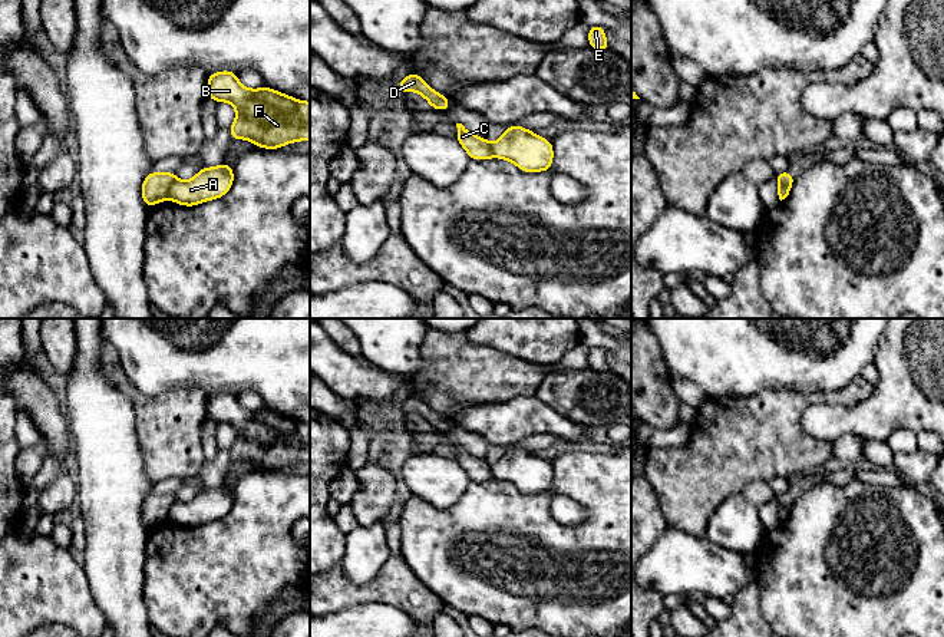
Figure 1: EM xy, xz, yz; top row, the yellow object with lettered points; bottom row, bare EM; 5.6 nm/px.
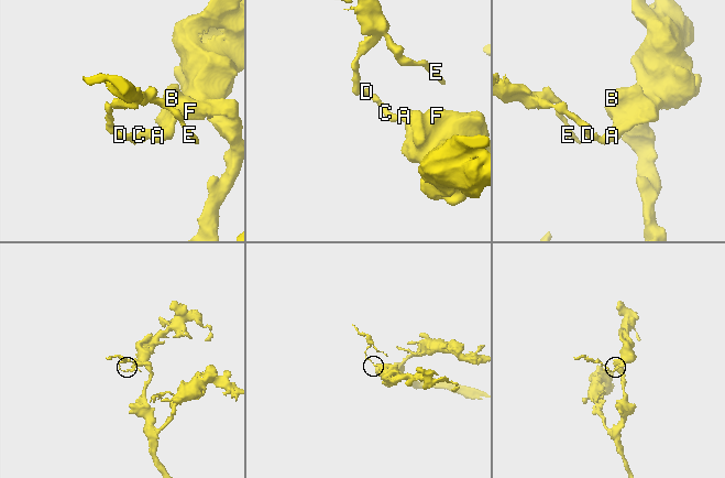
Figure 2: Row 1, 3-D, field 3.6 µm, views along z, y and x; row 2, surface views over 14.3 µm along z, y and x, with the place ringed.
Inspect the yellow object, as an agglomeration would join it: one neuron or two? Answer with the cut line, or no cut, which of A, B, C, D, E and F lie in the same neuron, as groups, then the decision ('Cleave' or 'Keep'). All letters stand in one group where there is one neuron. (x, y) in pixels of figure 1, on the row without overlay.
Split along xy (177, 502), (167, 518). Groups: A B F / C D E. Cleave

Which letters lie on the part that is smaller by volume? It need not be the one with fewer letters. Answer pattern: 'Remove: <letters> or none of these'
Remove: C, D, E

